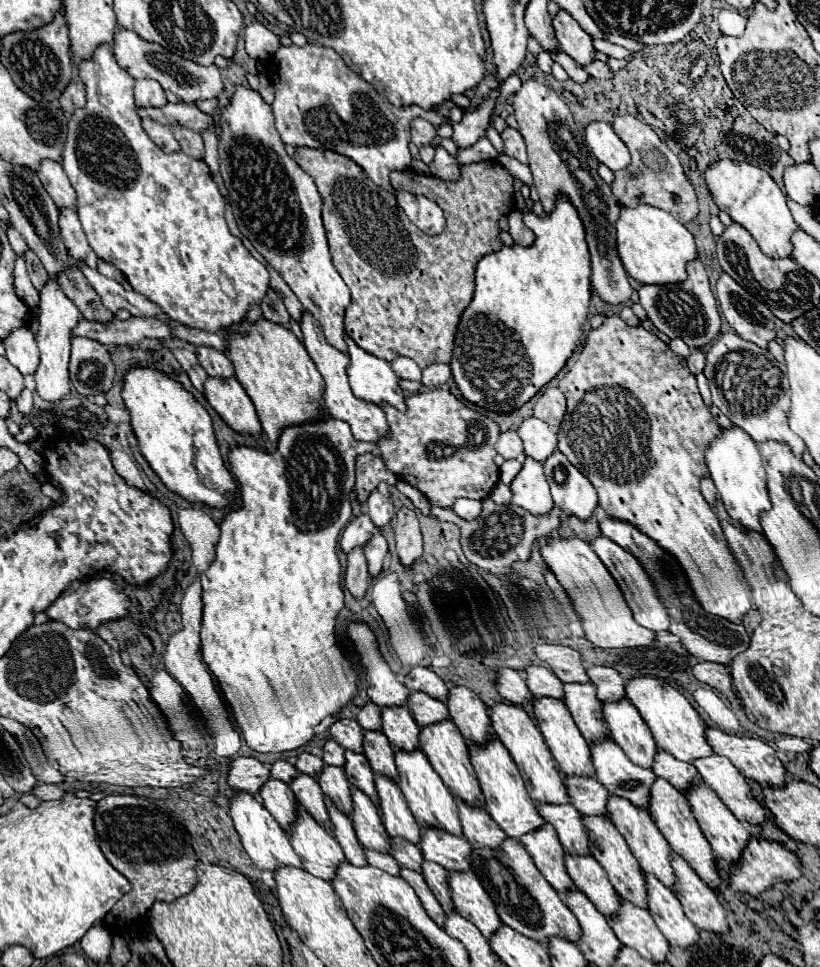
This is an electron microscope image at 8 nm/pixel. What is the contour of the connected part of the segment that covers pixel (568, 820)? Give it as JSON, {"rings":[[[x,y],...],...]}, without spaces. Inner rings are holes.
{"rings":[[[537,803],[537,813],[555,827],[563,849],[571,855],[589,853],[589,837],[581,823],[581,813],[571,805],[553,805],[553,803]]]}

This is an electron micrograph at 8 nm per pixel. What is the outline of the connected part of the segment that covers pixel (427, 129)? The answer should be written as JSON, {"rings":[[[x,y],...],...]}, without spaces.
{"rings":[[[417,117],[417,119],[411,123],[411,141],[413,141],[417,147],[429,145],[435,135],[437,135],[437,129],[435,129],[429,121]]]}

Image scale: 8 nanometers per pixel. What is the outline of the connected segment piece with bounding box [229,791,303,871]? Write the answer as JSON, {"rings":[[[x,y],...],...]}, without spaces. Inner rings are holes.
{"rings":[[[235,791],[235,795],[231,797],[231,803],[229,803],[229,817],[233,819],[233,825],[241,837],[241,843],[243,843],[247,855],[253,859],[253,863],[259,869],[275,871],[277,867],[283,867],[283,865],[303,867],[301,859],[295,855],[289,839],[287,839],[287,833],[281,829],[281,825],[275,821],[275,817],[265,809],[265,805],[261,801],[257,801],[257,797],[253,797],[247,791]]]}

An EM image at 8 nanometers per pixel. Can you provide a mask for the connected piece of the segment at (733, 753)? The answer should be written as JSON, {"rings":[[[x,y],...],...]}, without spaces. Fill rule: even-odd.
{"rings":[[[717,727],[705,729],[705,739],[717,755],[727,757],[747,779],[763,785],[783,785],[785,767],[763,739],[735,735]]]}

